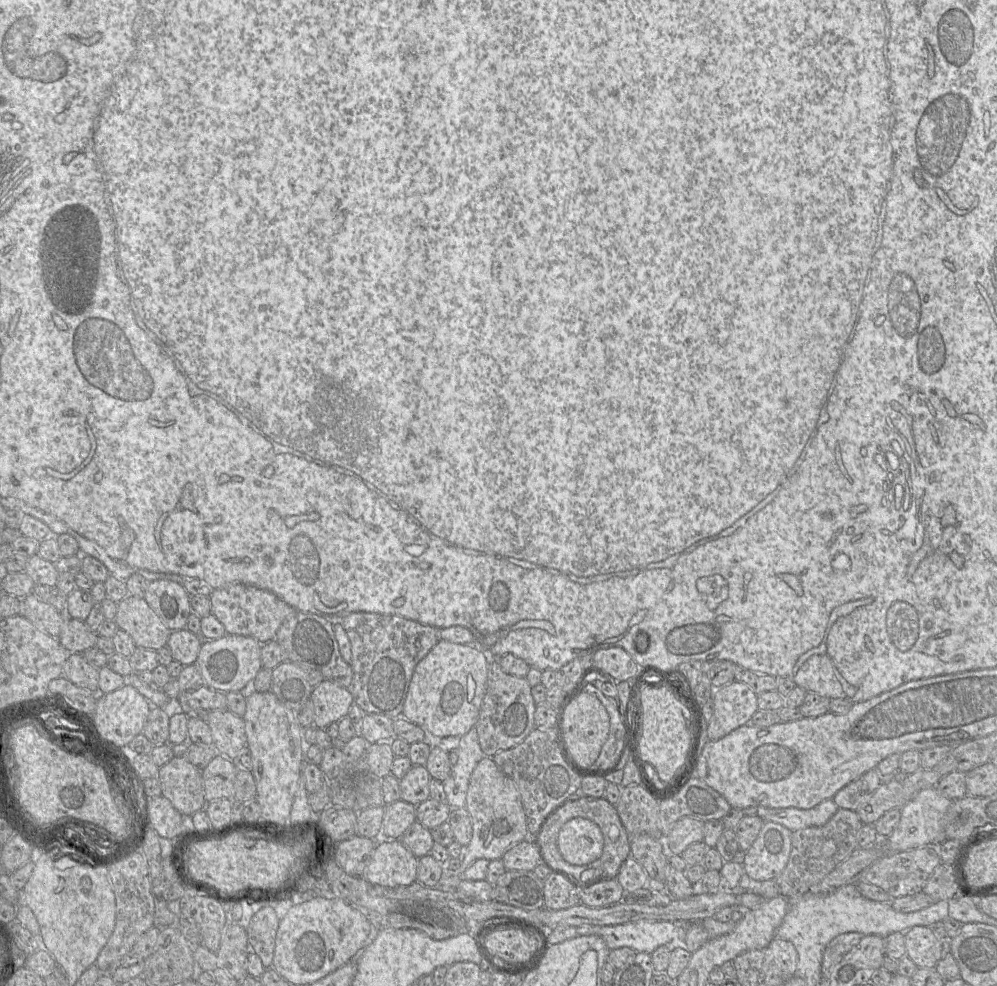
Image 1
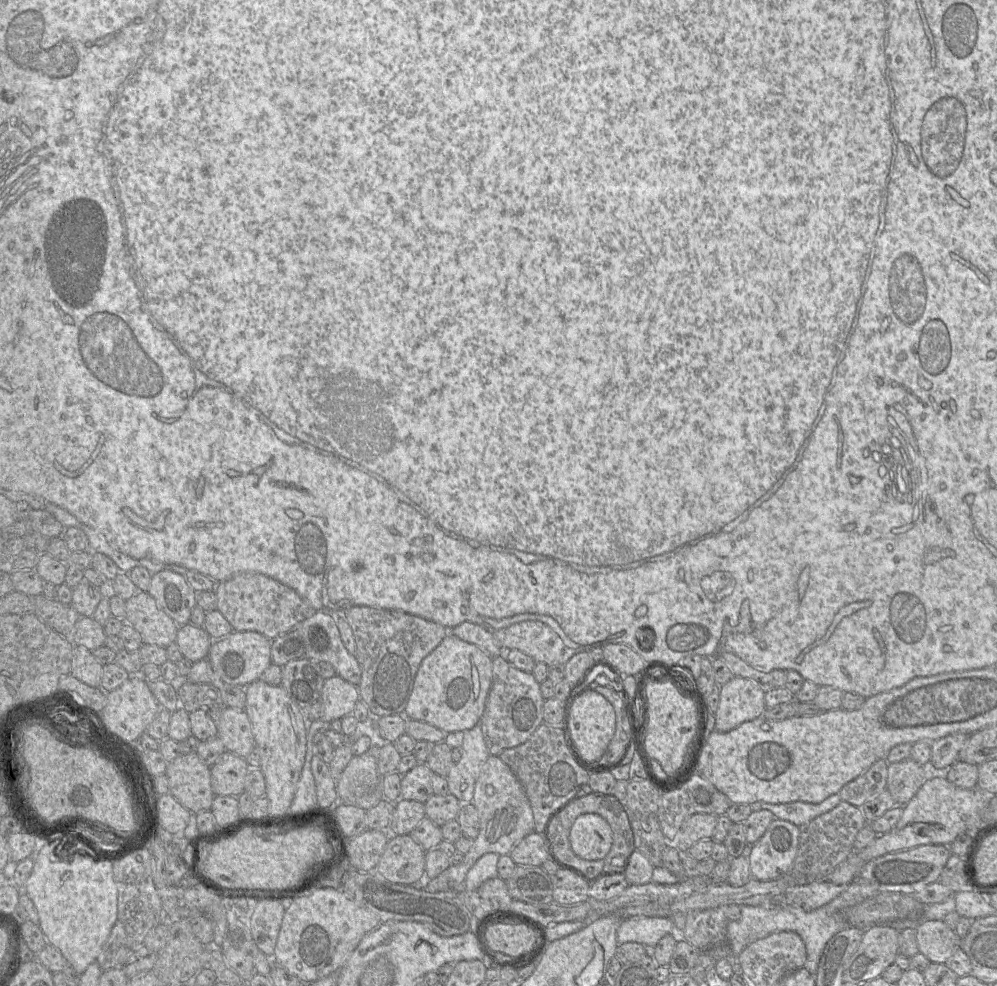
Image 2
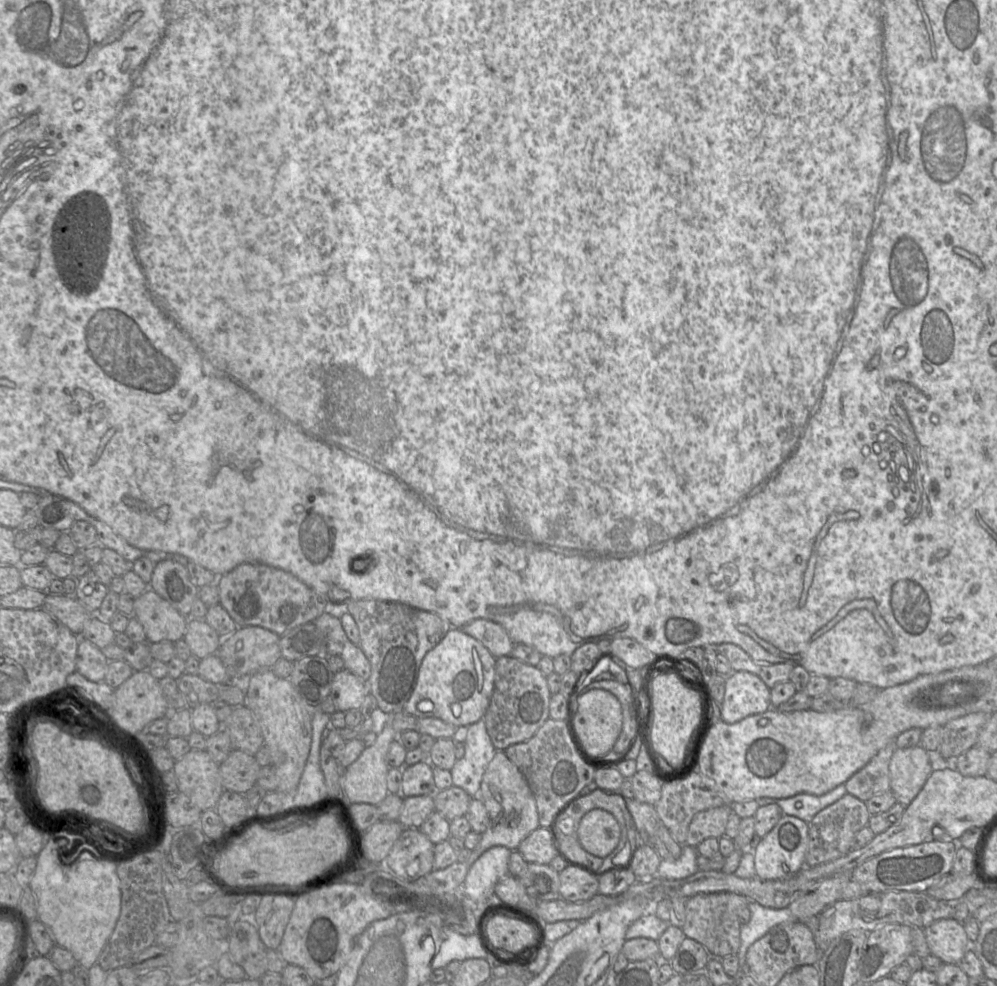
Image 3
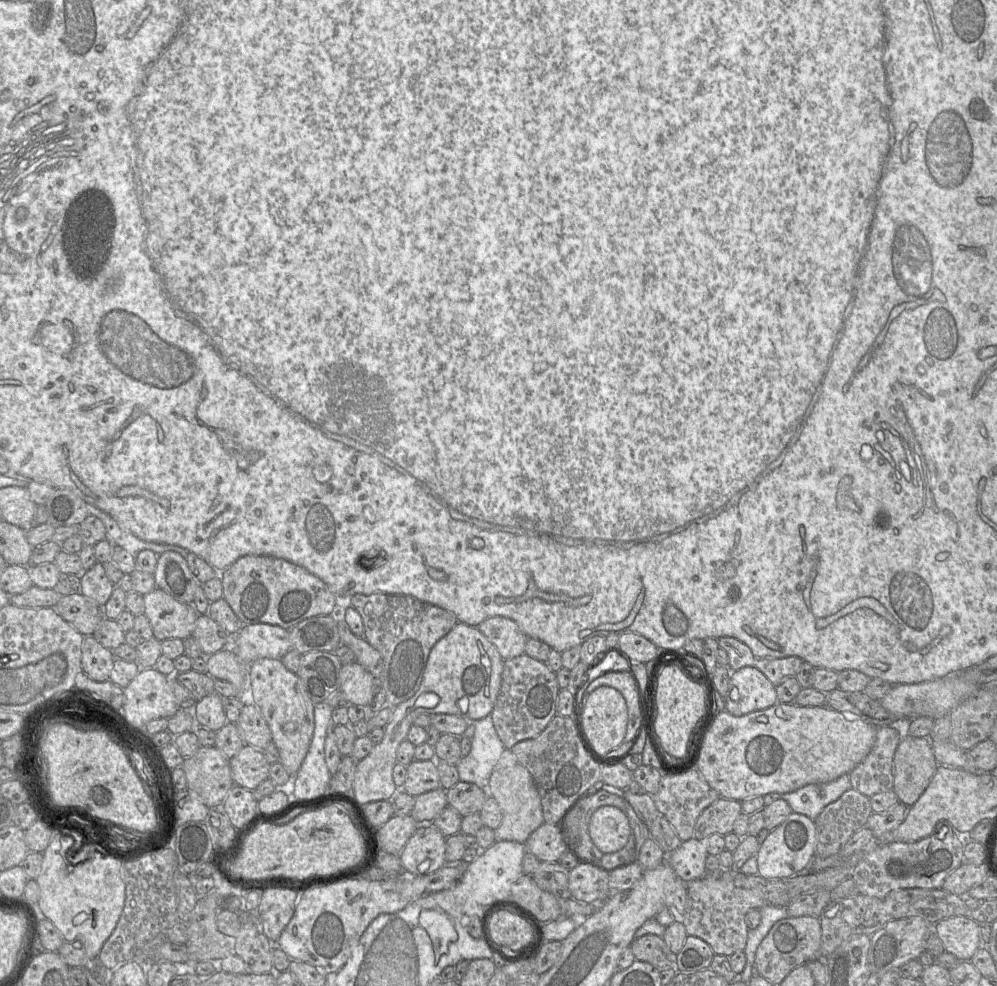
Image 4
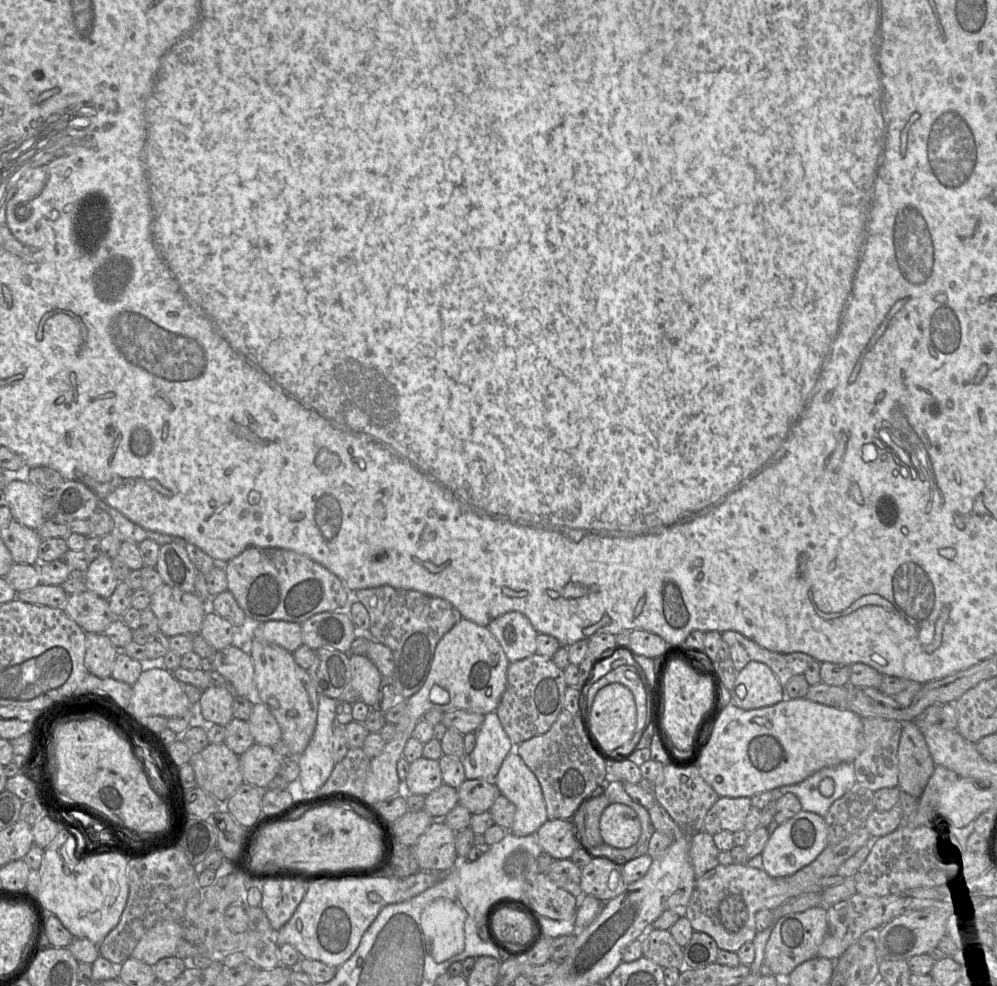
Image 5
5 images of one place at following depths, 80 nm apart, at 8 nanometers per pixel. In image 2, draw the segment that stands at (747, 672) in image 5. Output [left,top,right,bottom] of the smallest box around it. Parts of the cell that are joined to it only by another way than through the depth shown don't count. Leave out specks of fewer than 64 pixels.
[715,676,767,732]

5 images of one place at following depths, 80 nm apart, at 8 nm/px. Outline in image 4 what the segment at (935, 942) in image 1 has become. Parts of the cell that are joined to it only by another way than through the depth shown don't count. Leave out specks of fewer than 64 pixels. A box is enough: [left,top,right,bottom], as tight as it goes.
[932,916,980,961]

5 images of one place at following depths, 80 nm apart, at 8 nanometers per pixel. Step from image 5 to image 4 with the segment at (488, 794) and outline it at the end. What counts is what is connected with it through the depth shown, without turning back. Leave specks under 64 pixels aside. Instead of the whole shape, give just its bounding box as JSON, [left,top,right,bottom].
[446,781,488,816]

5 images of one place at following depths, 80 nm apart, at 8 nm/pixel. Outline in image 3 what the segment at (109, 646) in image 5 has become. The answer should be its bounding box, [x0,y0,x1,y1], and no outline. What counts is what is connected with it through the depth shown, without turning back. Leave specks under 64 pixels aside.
[76,639,108,682]

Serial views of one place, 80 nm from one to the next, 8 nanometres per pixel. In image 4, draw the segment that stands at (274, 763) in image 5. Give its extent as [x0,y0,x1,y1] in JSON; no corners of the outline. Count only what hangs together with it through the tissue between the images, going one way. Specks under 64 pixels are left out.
[229,745,270,791]

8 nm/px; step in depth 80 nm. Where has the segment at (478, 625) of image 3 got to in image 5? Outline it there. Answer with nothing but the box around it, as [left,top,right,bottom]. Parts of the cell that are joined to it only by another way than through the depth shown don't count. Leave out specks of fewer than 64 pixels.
[486,612,537,662]

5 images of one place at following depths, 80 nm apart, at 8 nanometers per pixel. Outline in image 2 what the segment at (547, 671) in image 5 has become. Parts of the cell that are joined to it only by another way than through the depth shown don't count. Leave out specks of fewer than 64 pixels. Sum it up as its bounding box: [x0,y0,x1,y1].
[478,653,545,756]

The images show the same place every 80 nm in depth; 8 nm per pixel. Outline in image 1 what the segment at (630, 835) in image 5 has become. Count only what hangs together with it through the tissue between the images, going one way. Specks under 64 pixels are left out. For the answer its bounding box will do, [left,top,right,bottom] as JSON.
[557,817,603,865]

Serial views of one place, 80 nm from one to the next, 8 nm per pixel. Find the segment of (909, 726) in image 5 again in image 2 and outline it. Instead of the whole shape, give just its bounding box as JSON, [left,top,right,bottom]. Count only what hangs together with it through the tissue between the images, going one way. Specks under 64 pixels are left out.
[886,758,926,806]

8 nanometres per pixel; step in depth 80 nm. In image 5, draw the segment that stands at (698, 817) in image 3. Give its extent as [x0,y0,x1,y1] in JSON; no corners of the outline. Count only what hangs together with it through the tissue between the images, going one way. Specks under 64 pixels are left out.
[702,797,751,835]

